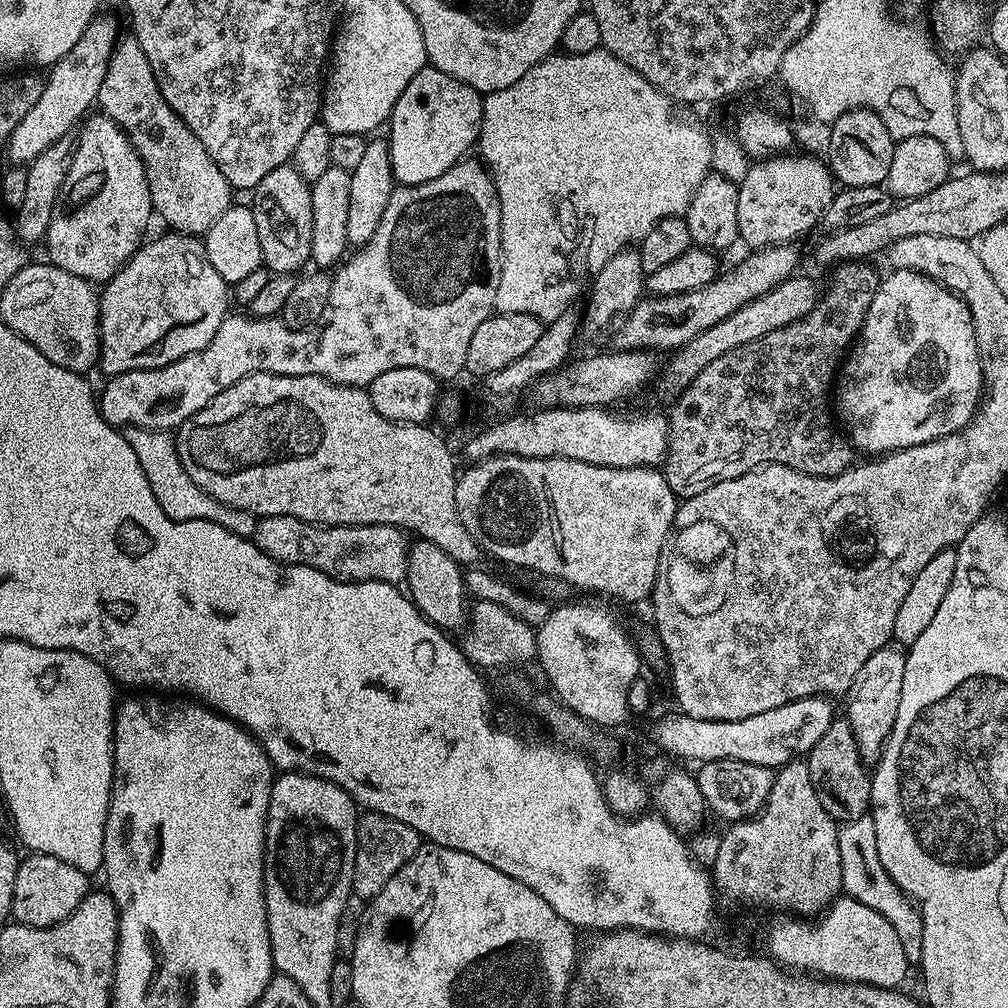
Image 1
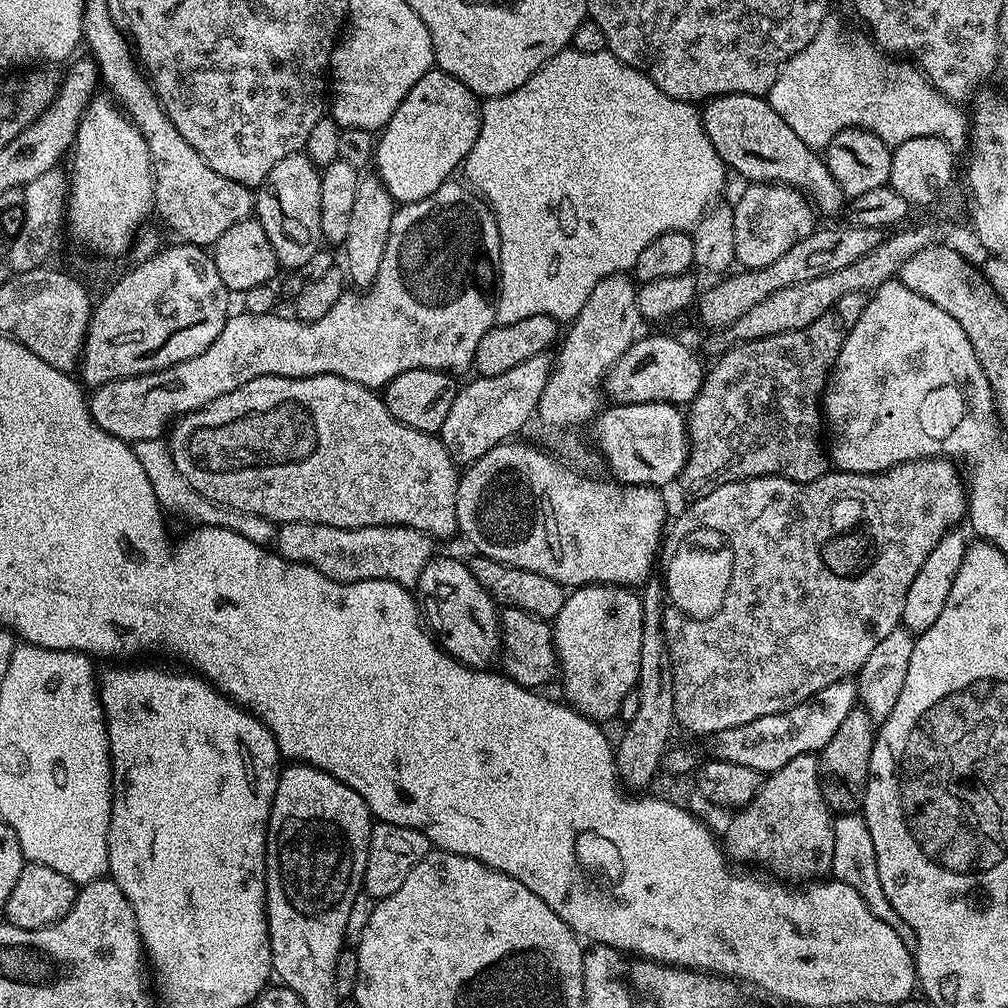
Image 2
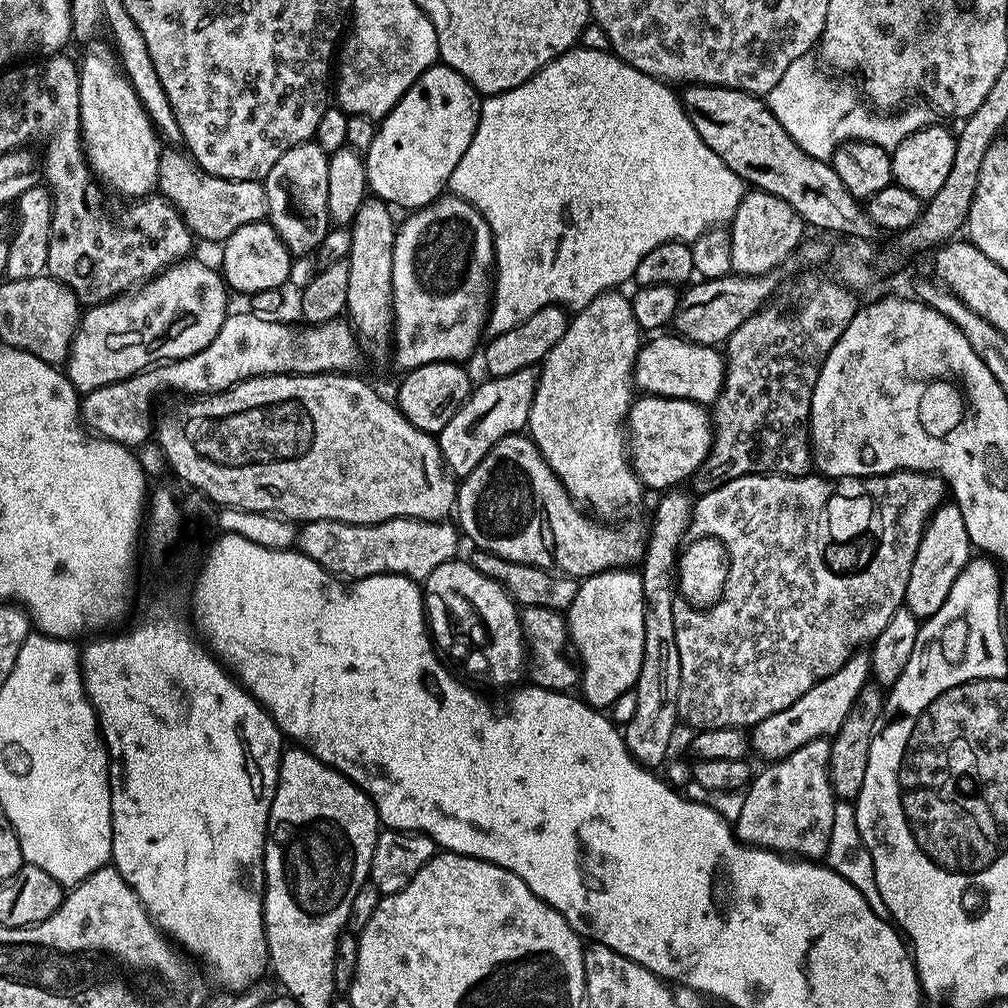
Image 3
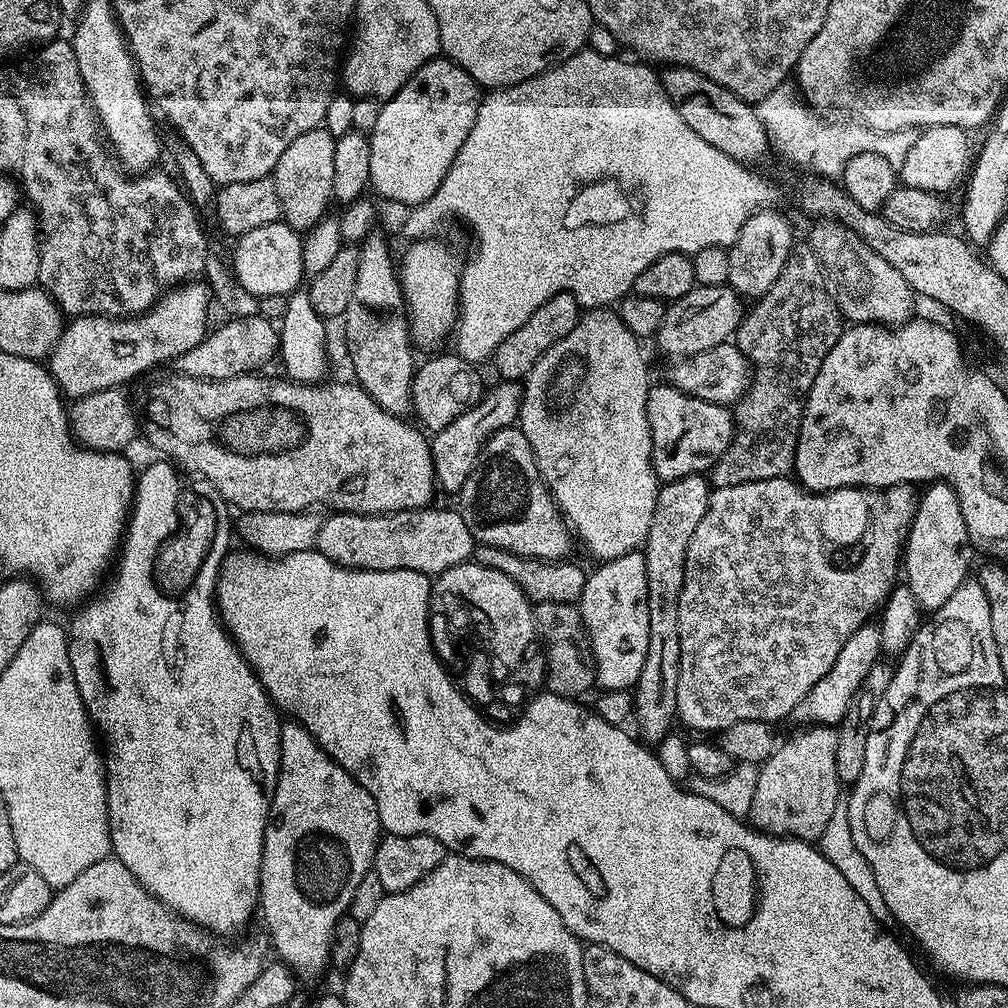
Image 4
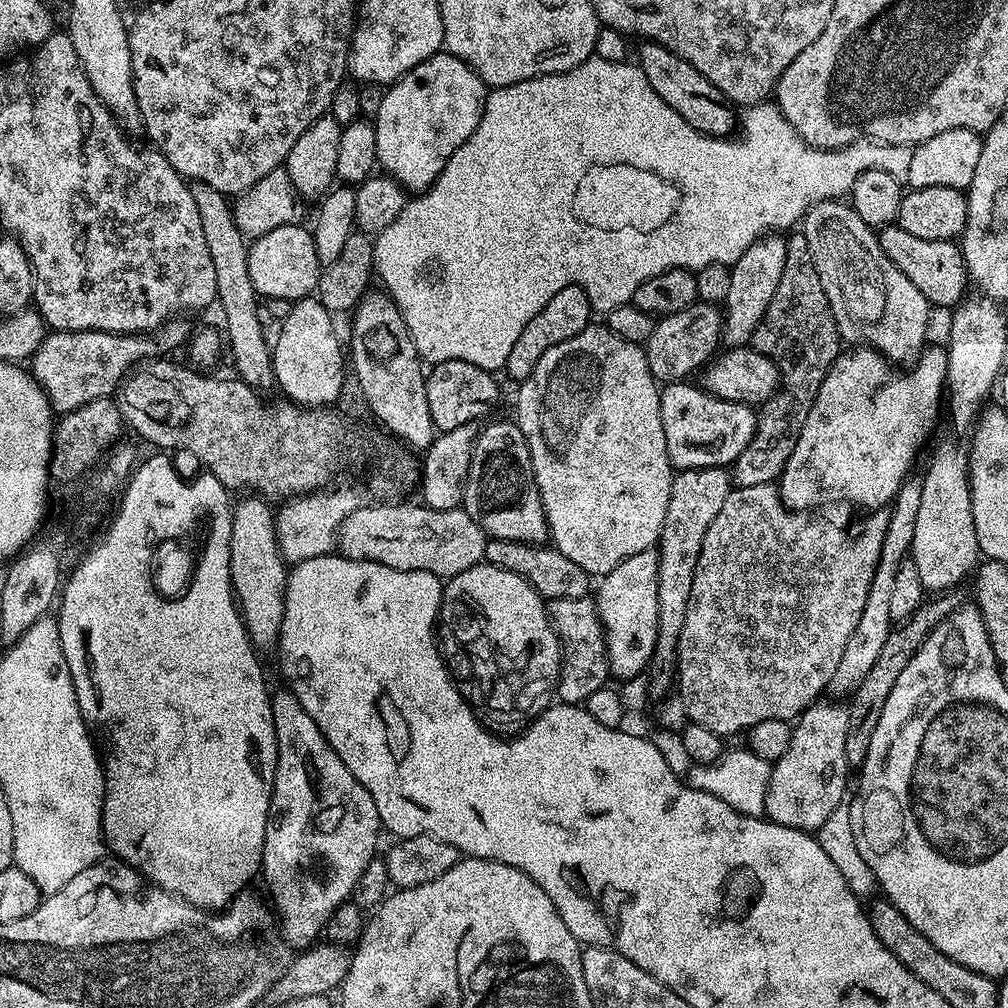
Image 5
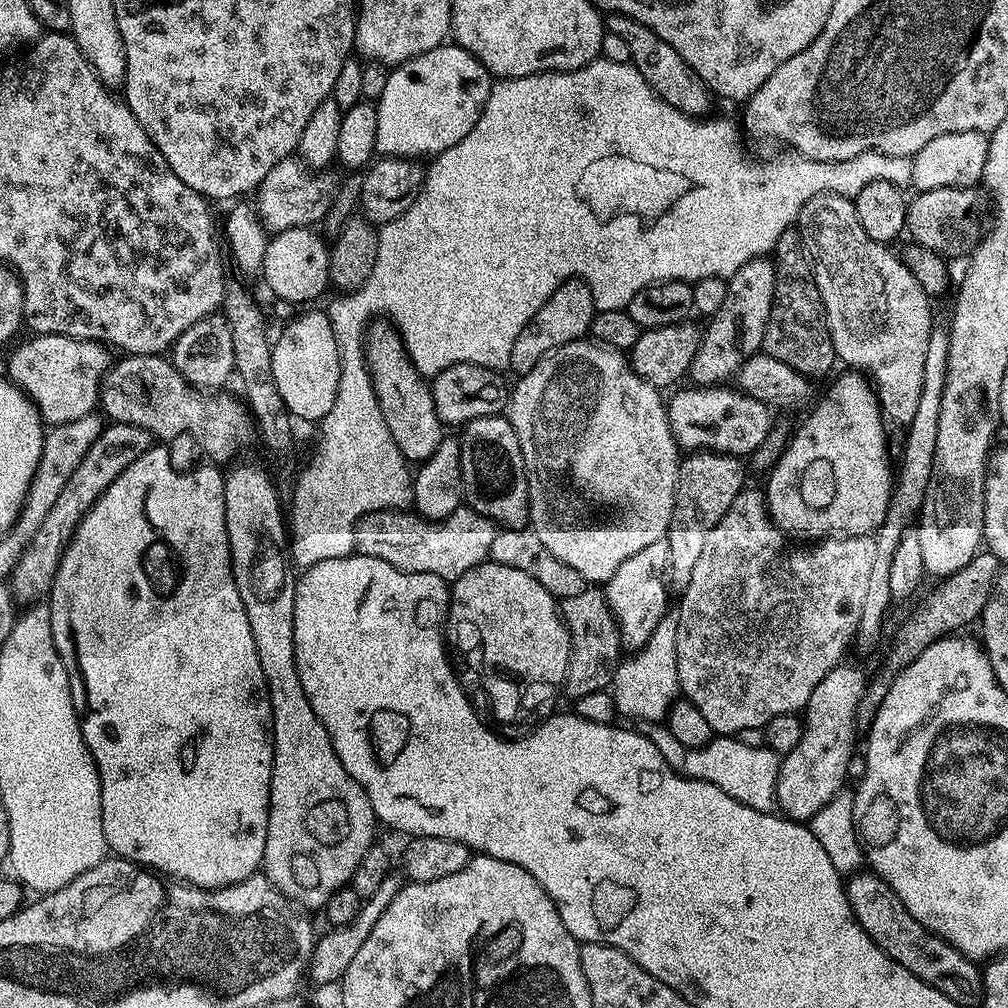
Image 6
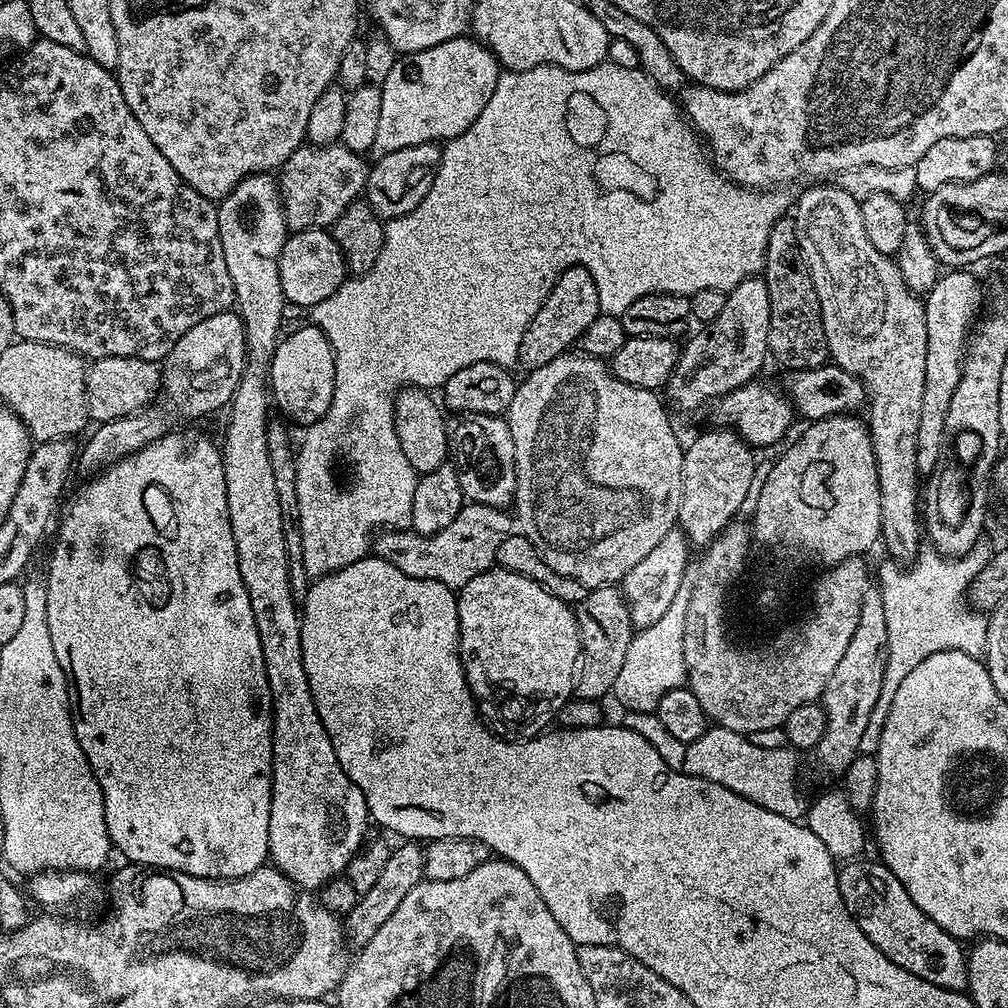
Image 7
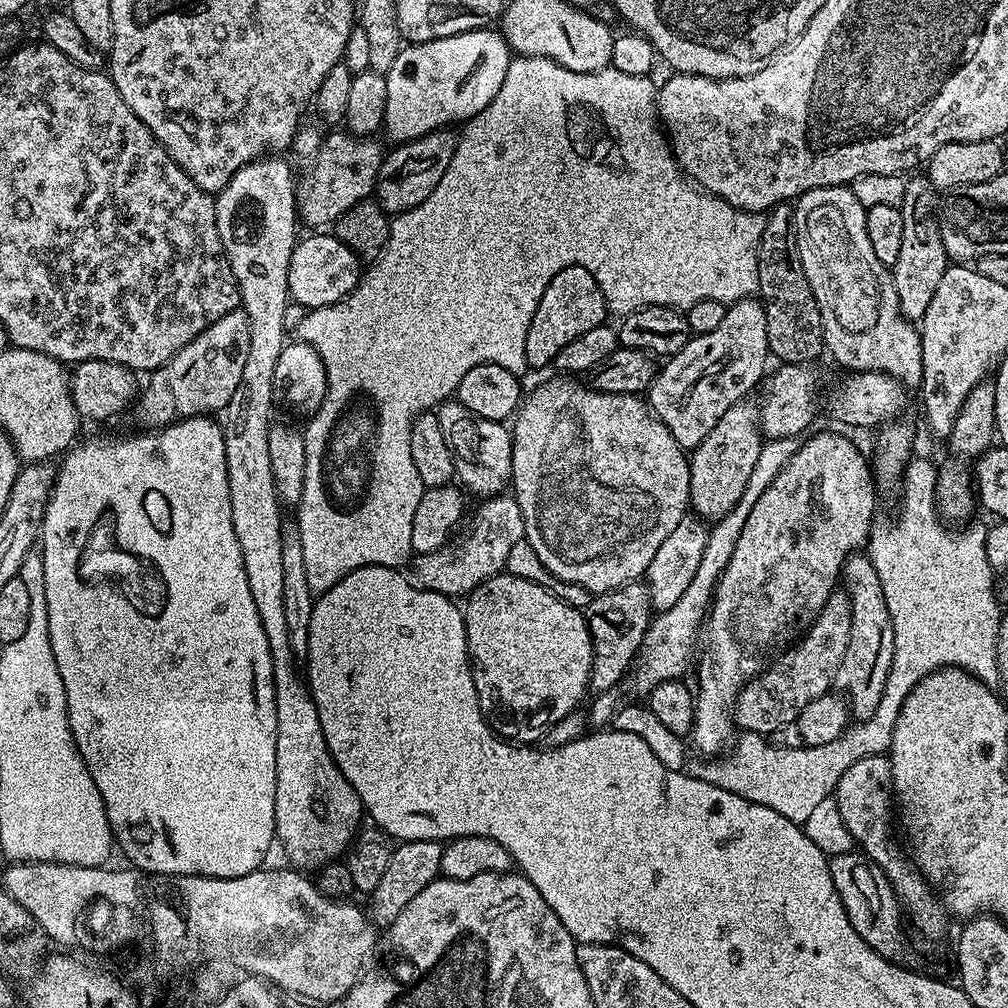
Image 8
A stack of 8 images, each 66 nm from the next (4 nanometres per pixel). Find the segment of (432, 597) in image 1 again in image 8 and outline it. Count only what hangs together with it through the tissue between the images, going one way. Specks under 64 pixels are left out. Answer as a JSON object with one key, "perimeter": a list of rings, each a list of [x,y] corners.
{"perimeter":[[[507,574],[491,576],[486,582],[479,584],[467,597],[466,603],[463,605],[462,611],[466,626],[466,638],[468,639],[468,654],[473,667],[474,686],[480,699],[480,711],[484,713],[484,719],[488,721],[488,725],[497,736],[509,742],[539,741],[543,737],[544,731],[550,726],[554,726],[554,722],[558,722],[558,718],[566,718],[566,714],[577,711],[579,704],[576,703],[583,698],[584,692],[589,691],[588,679],[592,673],[592,639],[585,613],[581,609],[562,602],[542,586]]]}

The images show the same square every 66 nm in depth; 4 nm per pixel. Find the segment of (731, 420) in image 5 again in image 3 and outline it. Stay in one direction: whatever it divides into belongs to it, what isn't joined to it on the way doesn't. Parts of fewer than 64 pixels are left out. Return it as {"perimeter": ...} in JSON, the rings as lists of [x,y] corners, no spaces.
{"perimeter":[[[641,395],[633,399],[626,421],[626,443],[632,468],[645,489],[672,490],[695,476],[712,449],[712,418],[703,404],[678,398]]]}

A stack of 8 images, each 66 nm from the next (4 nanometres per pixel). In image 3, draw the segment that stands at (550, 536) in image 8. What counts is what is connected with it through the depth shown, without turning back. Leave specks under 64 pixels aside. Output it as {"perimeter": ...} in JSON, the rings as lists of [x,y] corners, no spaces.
{"perimeter":[[[620,290],[603,292],[569,319],[566,334],[562,334],[558,346],[539,365],[526,429],[550,470],[554,470],[577,505],[604,522],[627,521],[639,506],[642,493],[628,454],[625,428],[634,399],[636,355],[640,352],[642,330],[634,318],[631,299],[622,293]]]}

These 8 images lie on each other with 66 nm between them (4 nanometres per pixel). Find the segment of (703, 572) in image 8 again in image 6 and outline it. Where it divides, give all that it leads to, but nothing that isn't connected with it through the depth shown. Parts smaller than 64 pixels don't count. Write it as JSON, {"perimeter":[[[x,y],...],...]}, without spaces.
{"perimeter":[[[668,612],[659,620],[646,646],[617,665],[610,691],[616,711],[621,717],[632,718],[634,722],[641,720],[660,722],[665,719],[669,706],[679,693],[676,644],[677,616],[674,612]]]}

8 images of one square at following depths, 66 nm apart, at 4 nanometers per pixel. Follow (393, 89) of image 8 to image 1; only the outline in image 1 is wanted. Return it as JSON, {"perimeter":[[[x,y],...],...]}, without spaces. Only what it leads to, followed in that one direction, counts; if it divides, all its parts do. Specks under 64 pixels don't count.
{"perimeter":[[[431,66],[414,78],[402,90],[402,98],[394,106],[390,117],[390,147],[392,174],[400,186],[430,182],[450,170],[477,147],[482,126],[484,102],[481,93],[450,78],[442,70]]]}

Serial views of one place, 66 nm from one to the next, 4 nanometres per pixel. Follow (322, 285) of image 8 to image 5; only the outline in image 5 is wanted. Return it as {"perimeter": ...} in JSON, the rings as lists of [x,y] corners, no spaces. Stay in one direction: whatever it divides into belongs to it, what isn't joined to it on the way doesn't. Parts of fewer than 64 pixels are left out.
{"perimeter":[[[300,222],[283,224],[278,226],[278,230],[270,230],[270,234],[255,237],[248,244],[250,282],[254,282],[257,297],[297,301],[315,293],[322,265],[315,253],[311,231],[302,225]]]}

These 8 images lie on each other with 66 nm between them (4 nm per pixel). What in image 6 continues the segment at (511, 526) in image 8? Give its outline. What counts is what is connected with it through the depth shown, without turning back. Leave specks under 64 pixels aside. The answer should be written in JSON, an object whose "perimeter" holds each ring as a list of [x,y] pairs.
{"perimeter":[[[467,506],[439,522],[425,520],[408,510],[372,512],[355,529],[355,551],[359,555],[382,558],[382,562],[390,562],[390,566],[403,572],[434,574],[449,582],[488,560],[498,531],[497,525]]]}

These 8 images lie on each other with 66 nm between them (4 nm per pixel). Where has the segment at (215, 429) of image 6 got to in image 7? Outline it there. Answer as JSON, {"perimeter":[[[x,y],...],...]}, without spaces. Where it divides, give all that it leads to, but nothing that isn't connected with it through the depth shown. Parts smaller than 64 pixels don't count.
{"perimeter":[[[107,356],[92,360],[86,368],[86,406],[89,421],[97,425],[110,422],[114,418],[140,412],[147,404],[155,401],[160,386],[161,369],[153,361],[129,356]]]}

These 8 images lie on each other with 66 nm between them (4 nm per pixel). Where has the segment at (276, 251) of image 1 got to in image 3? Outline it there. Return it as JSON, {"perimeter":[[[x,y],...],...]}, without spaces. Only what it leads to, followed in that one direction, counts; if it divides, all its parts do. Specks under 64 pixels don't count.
{"perimeter":[[[315,139],[290,146],[262,181],[266,190],[267,223],[280,235],[288,251],[297,257],[313,253],[330,229],[326,206],[326,181],[330,174],[328,157],[329,153],[324,152]]]}

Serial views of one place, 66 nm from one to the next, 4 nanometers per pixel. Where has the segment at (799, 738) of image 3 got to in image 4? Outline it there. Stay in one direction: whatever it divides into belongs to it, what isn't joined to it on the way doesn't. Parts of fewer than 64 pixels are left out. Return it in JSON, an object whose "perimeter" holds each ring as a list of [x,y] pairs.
{"perimeter":[[[869,622],[858,626],[858,630],[854,630],[854,634],[850,634],[850,638],[846,638],[846,646],[842,646],[832,669],[822,678],[818,678],[818,682],[814,682],[810,694],[806,694],[806,698],[802,698],[802,702],[798,702],[791,719],[797,720],[797,725],[800,726],[839,725],[840,721],[844,719],[850,702],[856,696],[858,686],[862,686],[862,678],[866,678],[866,674],[870,674],[870,670],[881,659],[881,646],[882,634],[879,623]]]}

